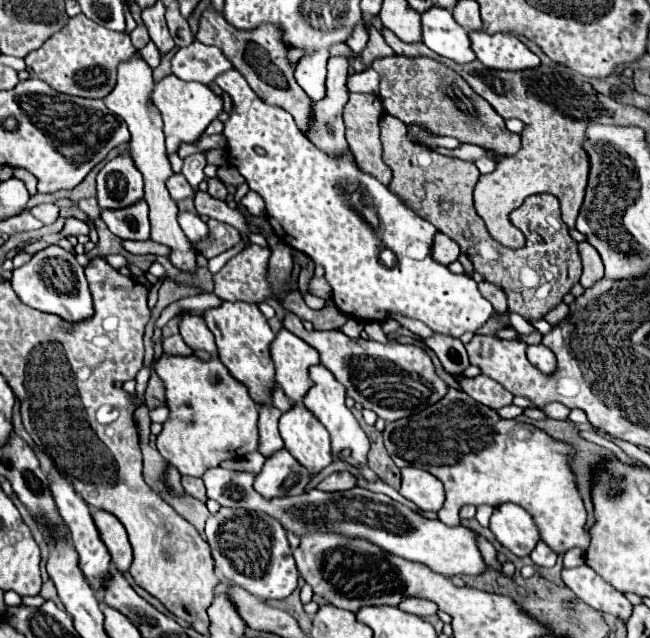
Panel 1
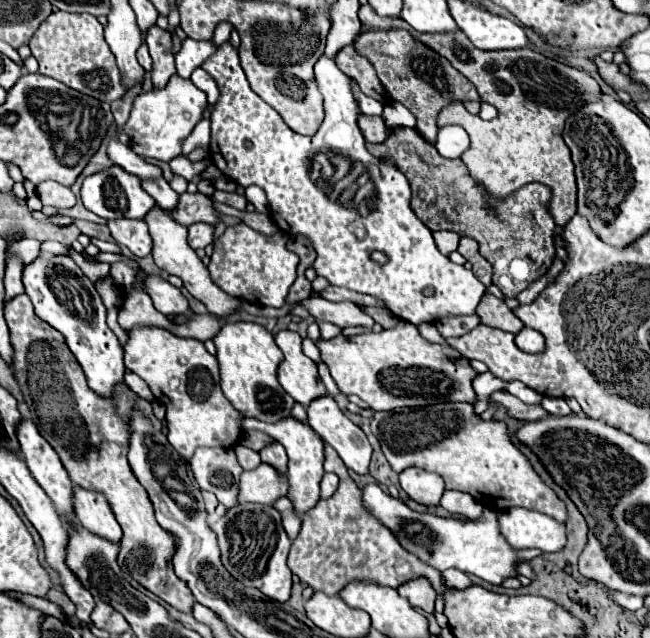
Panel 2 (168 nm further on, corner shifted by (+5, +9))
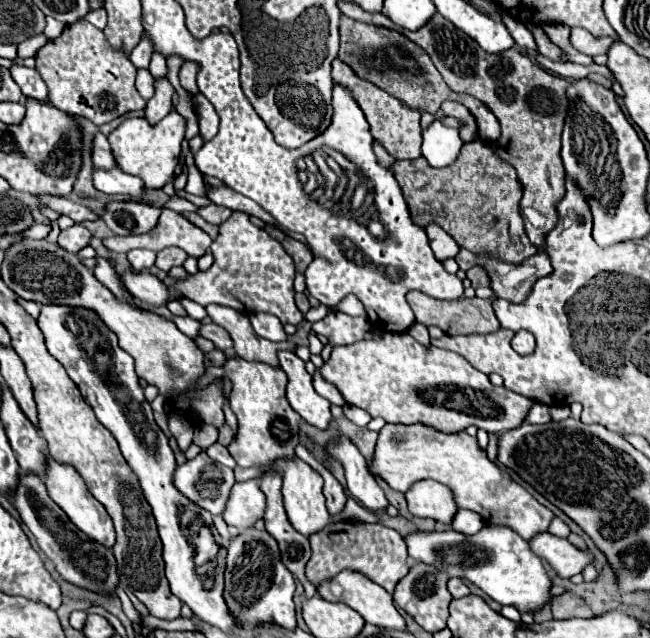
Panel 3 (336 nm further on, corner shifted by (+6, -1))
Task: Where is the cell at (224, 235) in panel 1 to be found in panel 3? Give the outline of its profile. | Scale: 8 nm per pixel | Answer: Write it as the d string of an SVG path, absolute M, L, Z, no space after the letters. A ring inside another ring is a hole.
M170 246L170 248L164 248L162 252L158 252L156 266L160 270L168 272L172 266L182 266L186 262L186 258L188 258L188 254L184 254L184 250L180 250L178 246Z

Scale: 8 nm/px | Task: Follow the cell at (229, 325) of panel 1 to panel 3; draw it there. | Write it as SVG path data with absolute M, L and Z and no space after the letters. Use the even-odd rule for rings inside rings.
M230 356L221 367L206 367L206 374L198 380L200 388L226 376L232 382L230 408L238 418L238 432L228 446L228 452L238 466L264 466L270 470L270 462L282 456L294 456L294 446L298 444L300 416L292 410L286 400L286 374L278 366L268 366L264 362L248 362L238 356Z

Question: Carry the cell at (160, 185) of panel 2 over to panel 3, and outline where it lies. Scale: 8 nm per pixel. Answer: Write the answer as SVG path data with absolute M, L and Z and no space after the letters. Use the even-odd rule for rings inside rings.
M120 168L94 170L94 186L104 194L124 194L134 198L142 198L146 194L144 182L132 174L122 172Z

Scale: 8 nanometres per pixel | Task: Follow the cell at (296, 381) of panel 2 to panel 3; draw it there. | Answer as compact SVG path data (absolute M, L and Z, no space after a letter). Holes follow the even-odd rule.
M278 352L280 368L288 374L288 388L286 396L290 406L312 426L326 430L332 414L330 414L330 402L322 398L314 386L312 376L306 372L304 362L294 352Z

